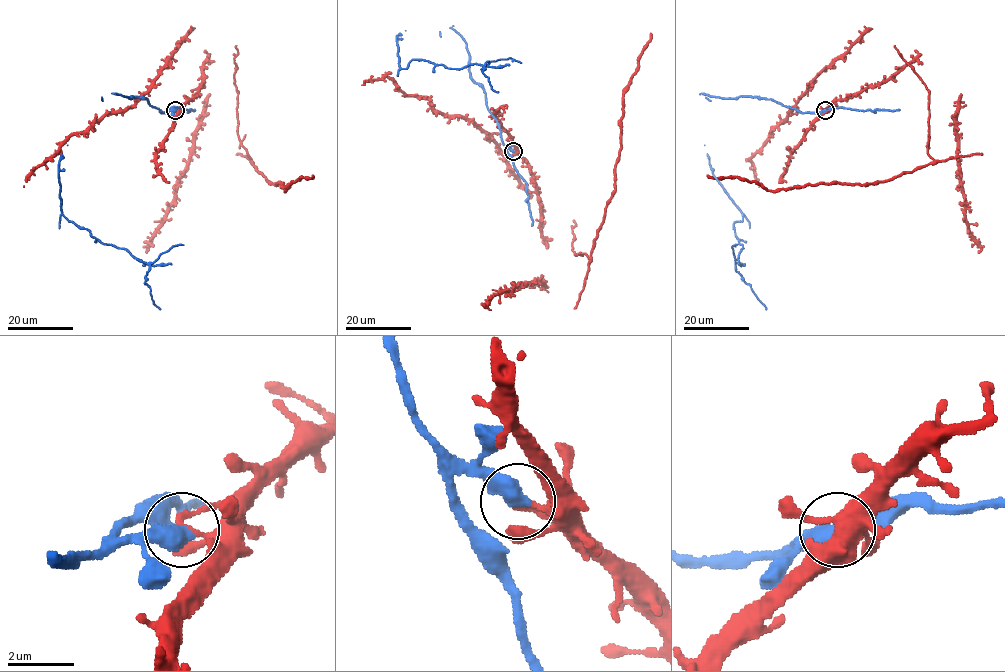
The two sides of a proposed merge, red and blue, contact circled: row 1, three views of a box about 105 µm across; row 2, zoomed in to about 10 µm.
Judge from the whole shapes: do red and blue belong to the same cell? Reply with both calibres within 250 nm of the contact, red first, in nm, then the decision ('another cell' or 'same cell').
170 nm thick on the red side, 550 nm on the other; another cell

